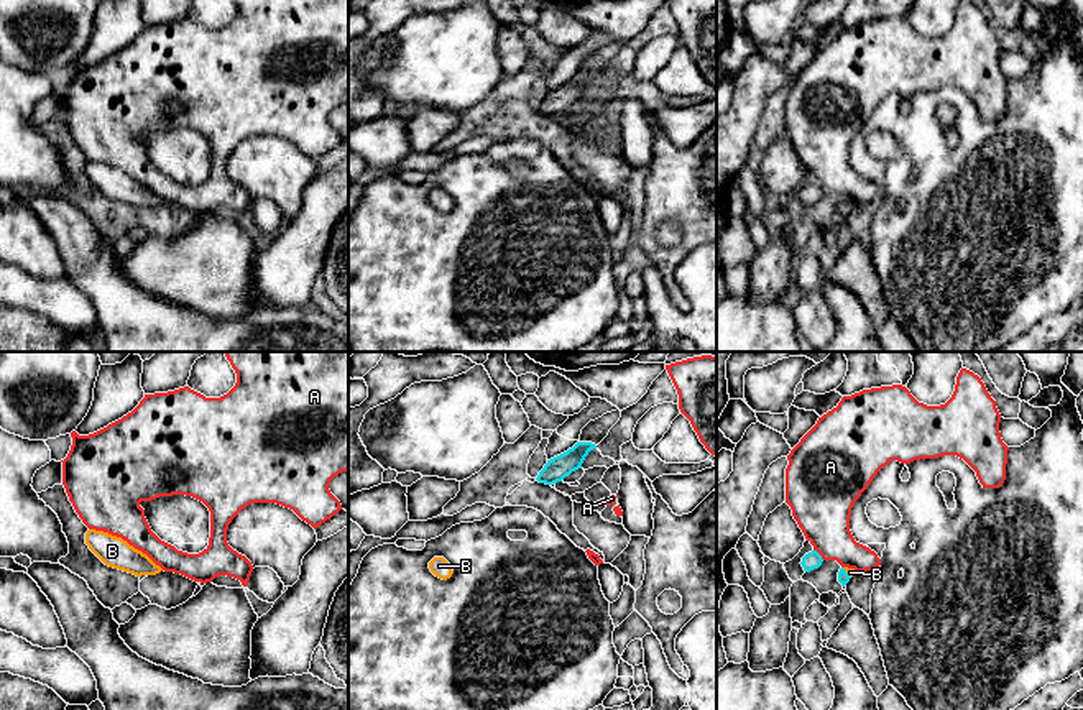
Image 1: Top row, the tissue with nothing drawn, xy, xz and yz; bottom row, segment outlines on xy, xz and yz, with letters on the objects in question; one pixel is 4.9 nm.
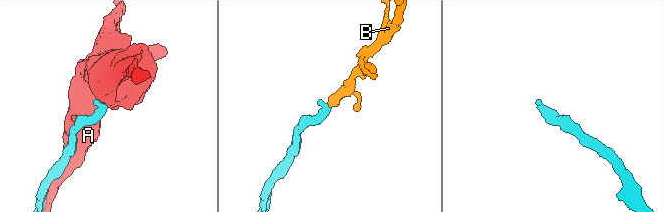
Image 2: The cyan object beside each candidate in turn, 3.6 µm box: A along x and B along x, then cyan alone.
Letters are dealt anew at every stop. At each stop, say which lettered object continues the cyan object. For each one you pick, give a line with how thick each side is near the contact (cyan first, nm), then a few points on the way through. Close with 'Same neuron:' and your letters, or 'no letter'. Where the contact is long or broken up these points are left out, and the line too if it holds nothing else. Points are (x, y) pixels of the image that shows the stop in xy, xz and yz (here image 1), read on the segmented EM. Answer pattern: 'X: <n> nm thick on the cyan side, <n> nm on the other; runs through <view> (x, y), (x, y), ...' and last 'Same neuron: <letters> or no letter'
B: 60 nm thick on the cyan side, 40 nm on the other; runs through yz (843, 577), (845, 572), (850, 572)
Same neuron: B

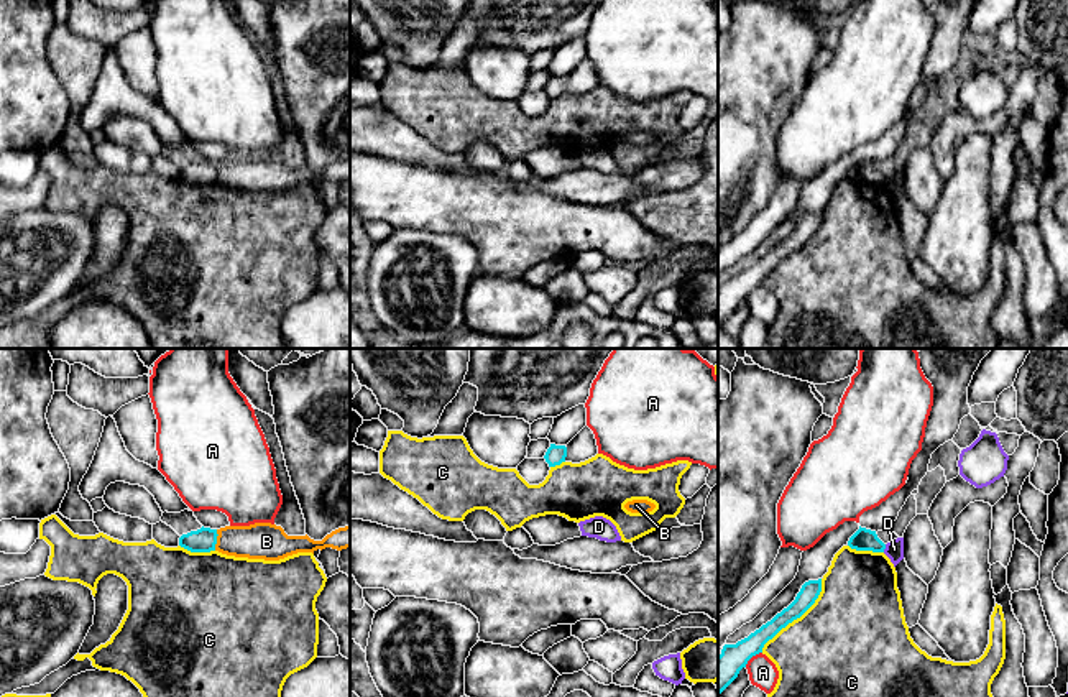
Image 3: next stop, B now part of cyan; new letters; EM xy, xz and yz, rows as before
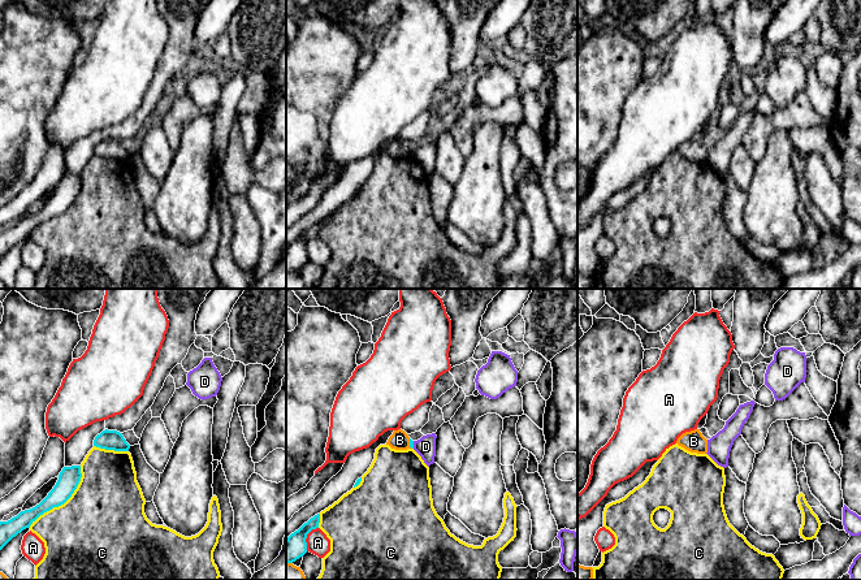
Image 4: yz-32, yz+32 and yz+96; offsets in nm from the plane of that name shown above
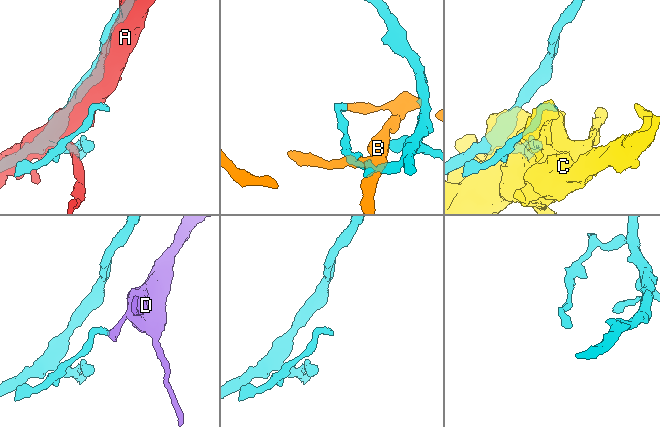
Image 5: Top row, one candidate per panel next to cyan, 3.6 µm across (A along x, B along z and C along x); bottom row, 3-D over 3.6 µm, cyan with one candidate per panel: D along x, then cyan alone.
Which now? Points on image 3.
Same neuron: no letter

